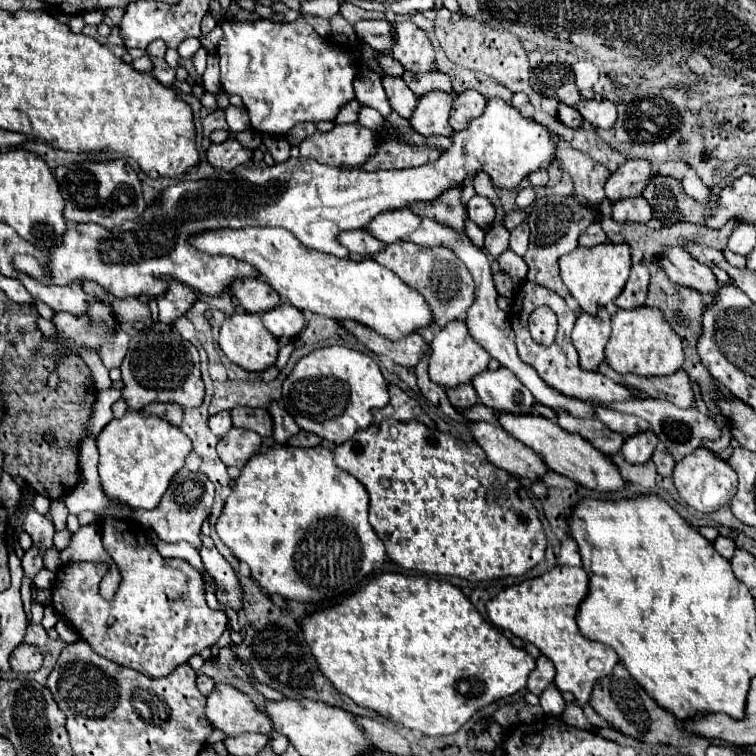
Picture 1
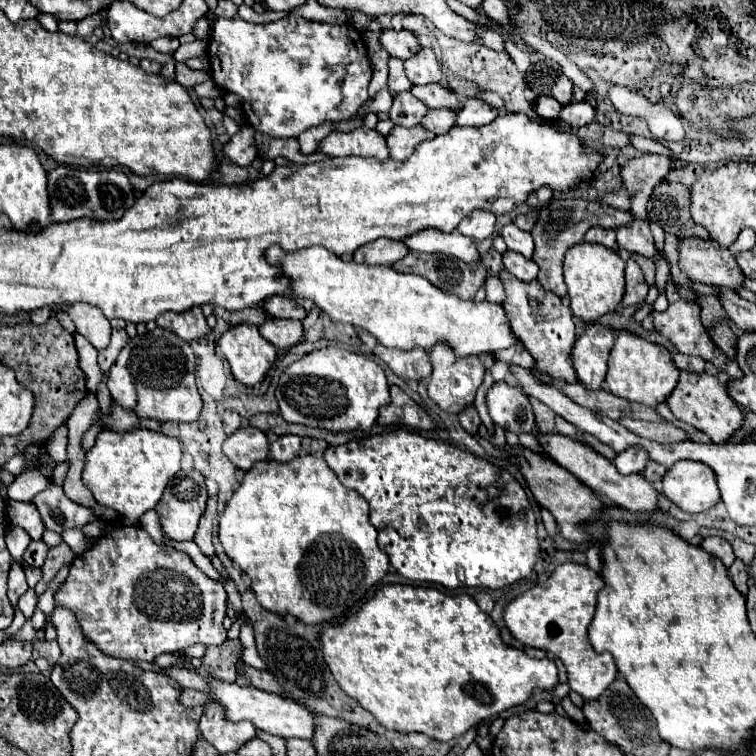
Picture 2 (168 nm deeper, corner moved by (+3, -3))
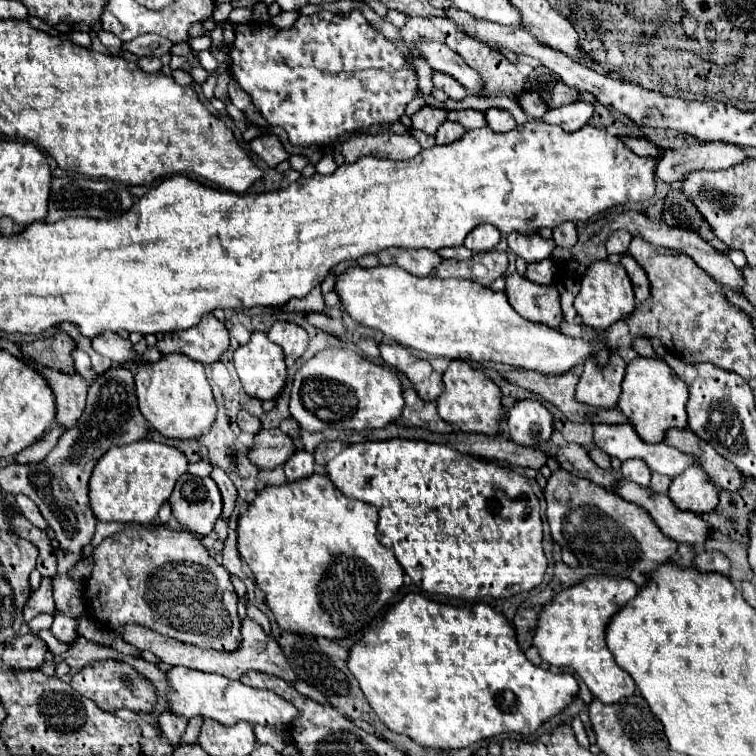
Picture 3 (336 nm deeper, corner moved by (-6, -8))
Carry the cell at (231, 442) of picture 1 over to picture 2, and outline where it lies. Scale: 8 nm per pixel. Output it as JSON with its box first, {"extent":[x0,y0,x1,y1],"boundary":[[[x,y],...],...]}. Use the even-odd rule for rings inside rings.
{"extent":[224,427,268,471],"boundary":[[[240,427],[224,441],[224,455],[238,467],[248,471],[256,461],[268,457],[268,437],[254,427]]]}

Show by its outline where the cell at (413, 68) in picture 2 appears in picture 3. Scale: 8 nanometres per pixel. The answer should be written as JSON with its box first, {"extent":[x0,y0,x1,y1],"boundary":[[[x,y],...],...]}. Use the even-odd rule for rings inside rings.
{"extent":[433,72,467,102],"boundary":[[[435,72],[435,76],[433,76],[433,86],[439,88],[439,90],[443,90],[443,92],[445,92],[451,100],[455,100],[455,102],[461,102],[461,100],[467,96],[465,88],[461,88],[461,84],[457,84],[457,80],[453,80],[451,76],[445,76],[445,74],[441,74],[441,72]]]}

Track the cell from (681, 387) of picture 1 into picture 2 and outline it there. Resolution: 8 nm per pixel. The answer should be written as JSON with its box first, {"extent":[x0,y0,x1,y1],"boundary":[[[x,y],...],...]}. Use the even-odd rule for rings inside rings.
{"extent":[666,371,744,443],"boundary":[[[680,371],[680,381],[678,381],[676,389],[672,391],[672,395],[668,395],[666,403],[678,421],[684,421],[684,423],[696,427],[698,431],[704,431],[714,443],[724,443],[736,429],[740,429],[742,419],[744,419],[738,405],[726,393],[726,383],[722,383],[718,377],[706,375],[706,373],[692,375],[692,373]]]}

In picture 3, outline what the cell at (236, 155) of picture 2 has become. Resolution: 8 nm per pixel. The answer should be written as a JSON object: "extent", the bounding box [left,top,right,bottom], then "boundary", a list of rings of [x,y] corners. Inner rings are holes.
{"extent":[249,134,289,168],"boundary":[[[265,134],[265,136],[259,136],[259,138],[251,140],[251,142],[249,142],[249,148],[251,148],[259,158],[263,158],[269,166],[273,166],[273,168],[275,168],[277,164],[281,164],[283,160],[289,158],[289,152],[283,148],[281,140],[279,140],[277,136],[273,136],[273,134]]]}

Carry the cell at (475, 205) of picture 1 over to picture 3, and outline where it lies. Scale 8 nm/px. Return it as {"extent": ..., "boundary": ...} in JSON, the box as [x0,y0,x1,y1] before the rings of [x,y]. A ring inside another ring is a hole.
{"extent":[465,224,501,254],"boundary":[[[483,224],[481,228],[473,228],[473,232],[469,232],[469,236],[465,238],[465,246],[475,254],[479,254],[493,250],[499,244],[499,240],[501,240],[501,232],[497,232],[497,228],[489,224]]]}

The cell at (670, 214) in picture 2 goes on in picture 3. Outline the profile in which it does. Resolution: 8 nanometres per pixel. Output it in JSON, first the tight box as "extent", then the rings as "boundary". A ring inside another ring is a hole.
{"extent":[663,190,729,252],"boundary":[[[673,190],[669,192],[667,200],[665,200],[665,208],[663,208],[663,220],[669,226],[679,226],[679,228],[689,228],[693,232],[697,232],[703,240],[707,240],[709,244],[713,244],[713,248],[717,248],[719,252],[729,252],[729,246],[723,244],[711,230],[711,226],[707,224],[707,220],[699,214],[699,210],[683,196],[683,192]]]}

